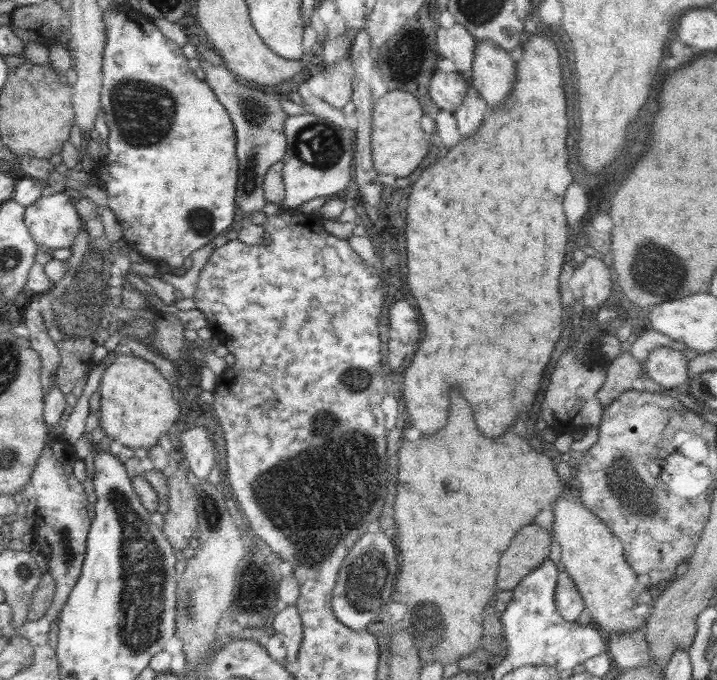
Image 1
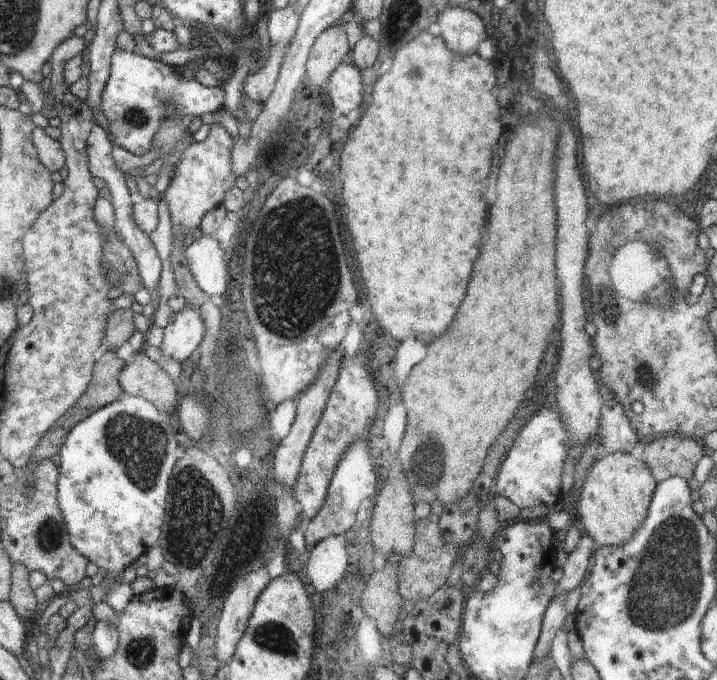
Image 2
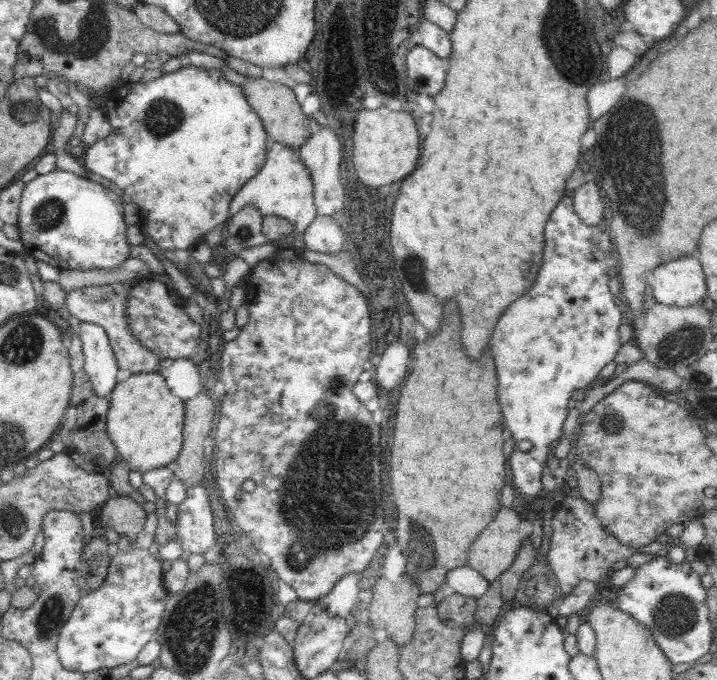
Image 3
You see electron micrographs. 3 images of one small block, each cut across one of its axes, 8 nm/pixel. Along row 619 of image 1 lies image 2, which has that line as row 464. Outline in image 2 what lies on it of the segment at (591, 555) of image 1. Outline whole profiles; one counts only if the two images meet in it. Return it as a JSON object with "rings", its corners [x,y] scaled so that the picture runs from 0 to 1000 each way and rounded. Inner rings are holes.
{"rings":[[[887,666],[847,668],[831,676],[806,715],[806,756],[815,779],[835,803],[868,803],[898,771],[909,728],[918,715],[901,679]]]}

